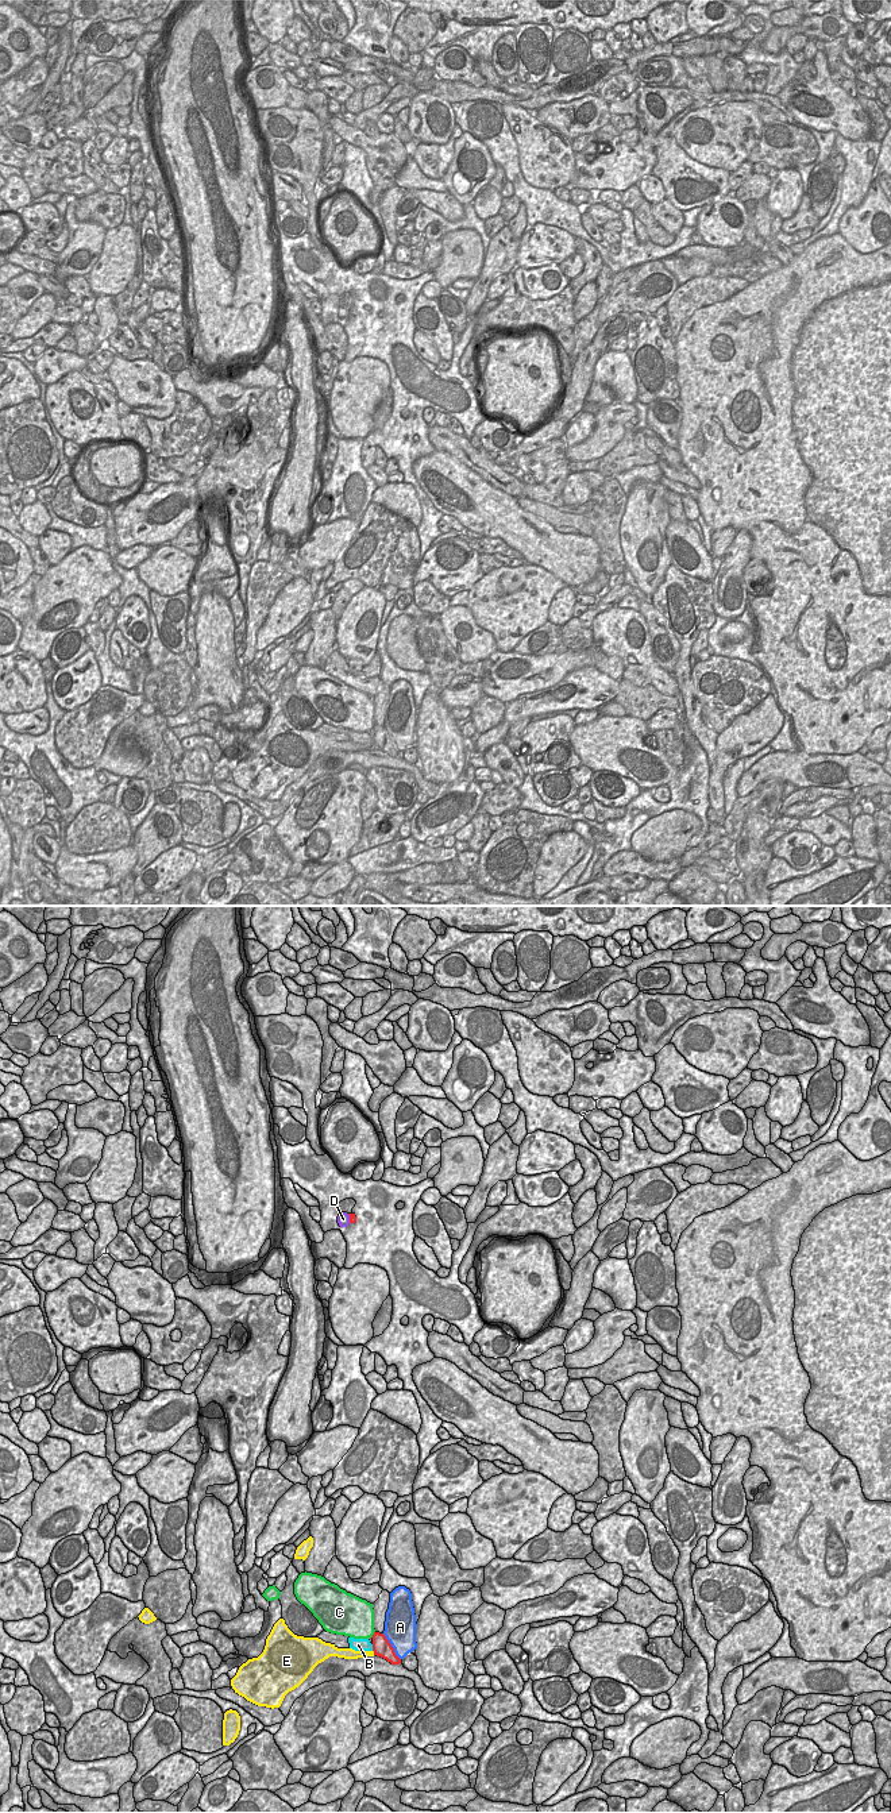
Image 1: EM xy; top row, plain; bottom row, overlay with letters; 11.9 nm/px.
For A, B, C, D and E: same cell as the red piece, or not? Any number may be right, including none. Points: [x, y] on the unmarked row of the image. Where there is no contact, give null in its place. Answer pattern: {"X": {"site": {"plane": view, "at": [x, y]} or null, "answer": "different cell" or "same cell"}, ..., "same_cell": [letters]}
{"A": {"site": {"plane": "xy", "at": [392, 740]}, "answer": "different cell"}, "B": {"site": {"plane": "xy", "at": [373, 740]}, "answer": "different cell"}, "C": {"site": {"plane": "xy", "at": [374, 726]}, "answer": "different cell"}, "D": {"site": {"plane": "xy", "at": [350, 311]}, "answer": "same cell"}, "E": {"site": {"plane": "xy", "at": [374, 745]}, "answer": "different cell"}, "same_cell": ["D"]}

